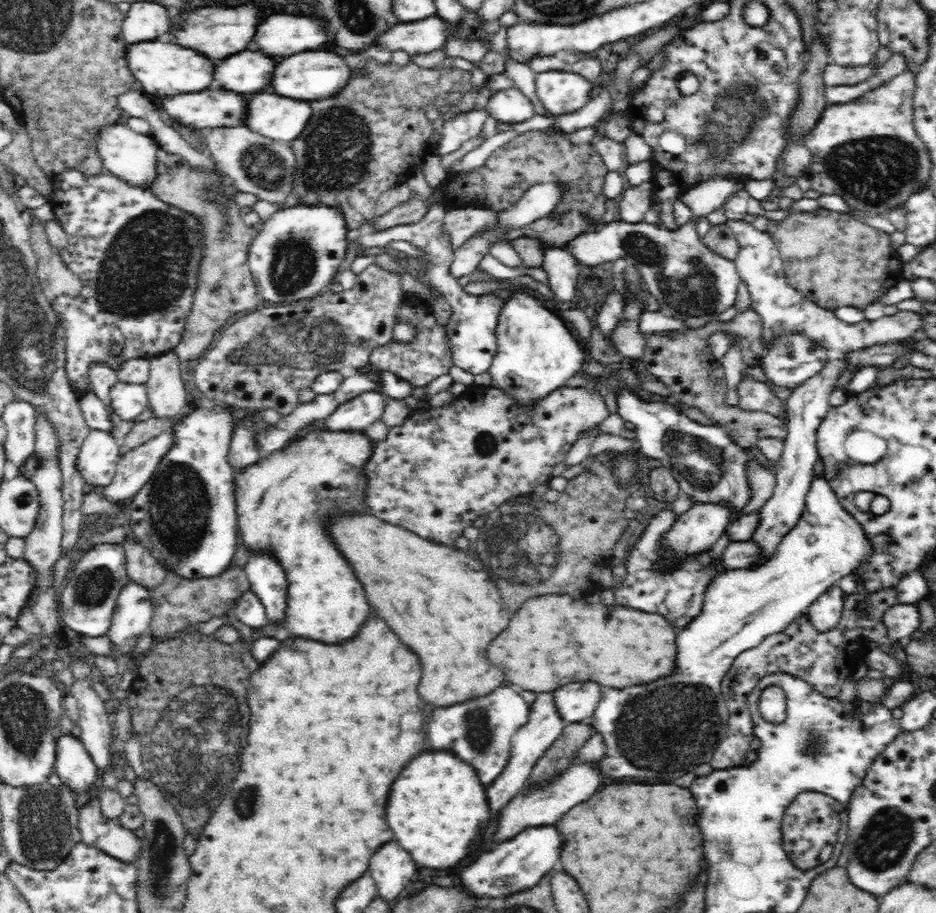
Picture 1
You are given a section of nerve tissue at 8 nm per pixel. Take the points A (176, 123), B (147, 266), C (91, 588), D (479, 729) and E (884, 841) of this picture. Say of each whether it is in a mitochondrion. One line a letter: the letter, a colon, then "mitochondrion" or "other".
A: other
B: mitochondrion
C: mitochondrion
D: mitochondrion
E: mitochondrion

